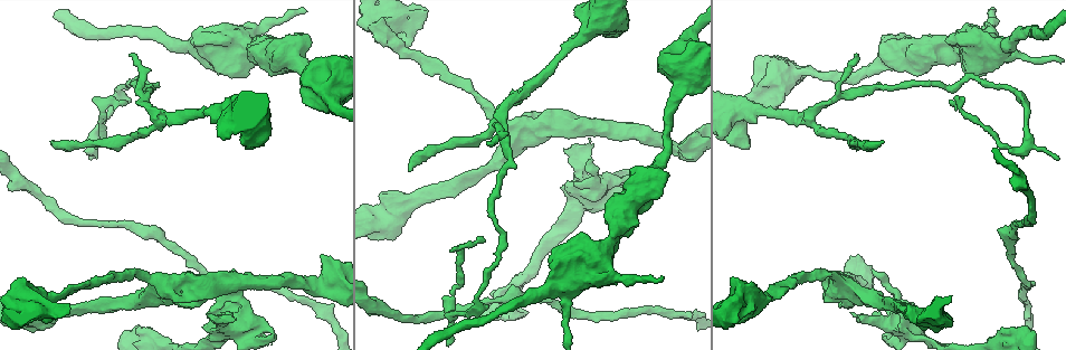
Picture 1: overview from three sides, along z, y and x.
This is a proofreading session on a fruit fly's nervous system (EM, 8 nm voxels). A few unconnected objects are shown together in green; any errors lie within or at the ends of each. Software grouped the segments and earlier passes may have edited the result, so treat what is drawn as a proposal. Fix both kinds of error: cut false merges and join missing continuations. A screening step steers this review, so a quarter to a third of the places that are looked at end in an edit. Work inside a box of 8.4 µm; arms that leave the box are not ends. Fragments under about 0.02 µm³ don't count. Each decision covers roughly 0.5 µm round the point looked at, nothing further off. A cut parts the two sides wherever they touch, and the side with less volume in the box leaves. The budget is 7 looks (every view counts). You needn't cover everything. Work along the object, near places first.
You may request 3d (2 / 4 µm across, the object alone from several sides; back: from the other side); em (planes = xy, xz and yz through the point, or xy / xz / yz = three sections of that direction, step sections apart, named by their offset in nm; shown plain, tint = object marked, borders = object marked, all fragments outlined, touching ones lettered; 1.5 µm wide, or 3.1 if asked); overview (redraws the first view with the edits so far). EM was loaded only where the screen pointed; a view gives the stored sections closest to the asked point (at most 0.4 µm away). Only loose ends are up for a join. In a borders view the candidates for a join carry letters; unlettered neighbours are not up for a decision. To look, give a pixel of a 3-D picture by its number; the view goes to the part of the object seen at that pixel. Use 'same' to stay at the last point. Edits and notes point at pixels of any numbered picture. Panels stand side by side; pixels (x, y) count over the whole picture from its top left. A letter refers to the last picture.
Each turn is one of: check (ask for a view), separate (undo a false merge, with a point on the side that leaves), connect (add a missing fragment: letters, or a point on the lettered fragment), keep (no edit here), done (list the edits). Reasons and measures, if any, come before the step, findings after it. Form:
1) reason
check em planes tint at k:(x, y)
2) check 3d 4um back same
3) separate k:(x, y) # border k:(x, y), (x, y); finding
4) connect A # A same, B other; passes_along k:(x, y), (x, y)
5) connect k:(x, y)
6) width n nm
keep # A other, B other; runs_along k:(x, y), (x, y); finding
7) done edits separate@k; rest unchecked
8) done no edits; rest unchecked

thick turns thin
check em yz step 4 tint at 1:(140, 275)

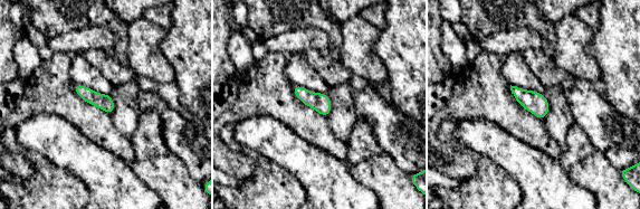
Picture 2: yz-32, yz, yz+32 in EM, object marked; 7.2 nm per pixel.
another direction
check em planes borders same

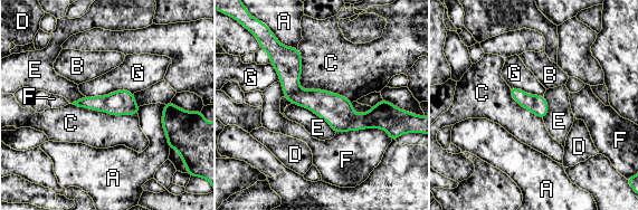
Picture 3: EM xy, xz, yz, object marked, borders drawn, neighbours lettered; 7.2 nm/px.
width 140 nm
keep # A other, B other, C other, D other, E other, F other, G other; runs_along 3:(273, 61), (345, 120), (389, 112); continuous, no second neuron

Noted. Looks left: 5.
free end
check 3d 4um at 1:(899, 324)

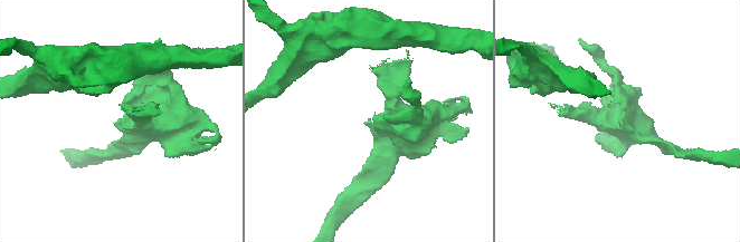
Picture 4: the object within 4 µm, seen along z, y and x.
now the EM
check em planes plain at 4:(623, 123)

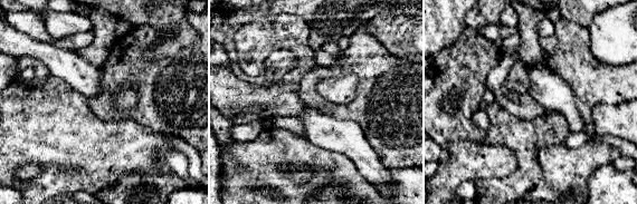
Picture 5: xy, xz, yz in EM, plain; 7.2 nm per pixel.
what lies round it
check em planes borders same

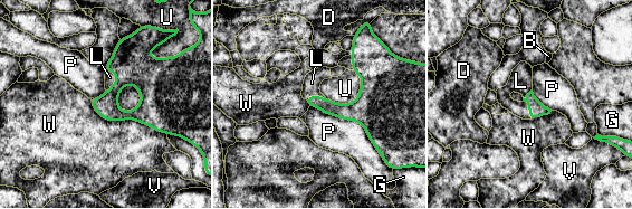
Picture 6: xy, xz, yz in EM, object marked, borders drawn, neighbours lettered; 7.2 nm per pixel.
connect L # B other, D other, G other, L same, P other, U other, V other, W other; passes_along 6:(131, 59), (115, 81), (109, 77); it goes on there

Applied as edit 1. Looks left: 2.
tapers out
check 3d 2um at 1:(854, 55)

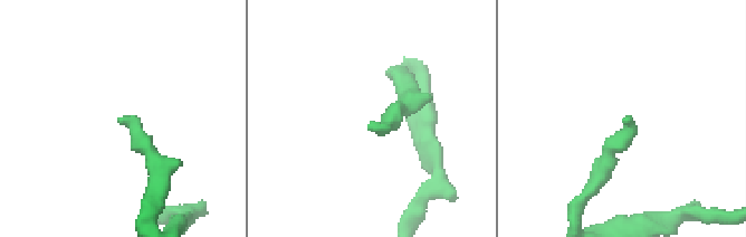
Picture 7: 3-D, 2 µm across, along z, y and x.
check em planes borders at 7:(627, 118)

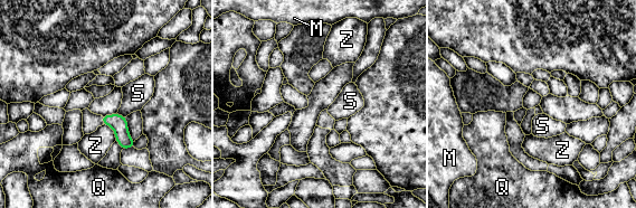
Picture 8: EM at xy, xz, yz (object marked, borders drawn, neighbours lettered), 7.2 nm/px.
keep # M other, Q other, S other, Z other; border 8:(104, 123), (113, 130), (115, 140); no lettered fragment goes on from it

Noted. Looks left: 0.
done edits connect@6; rest unchecked

